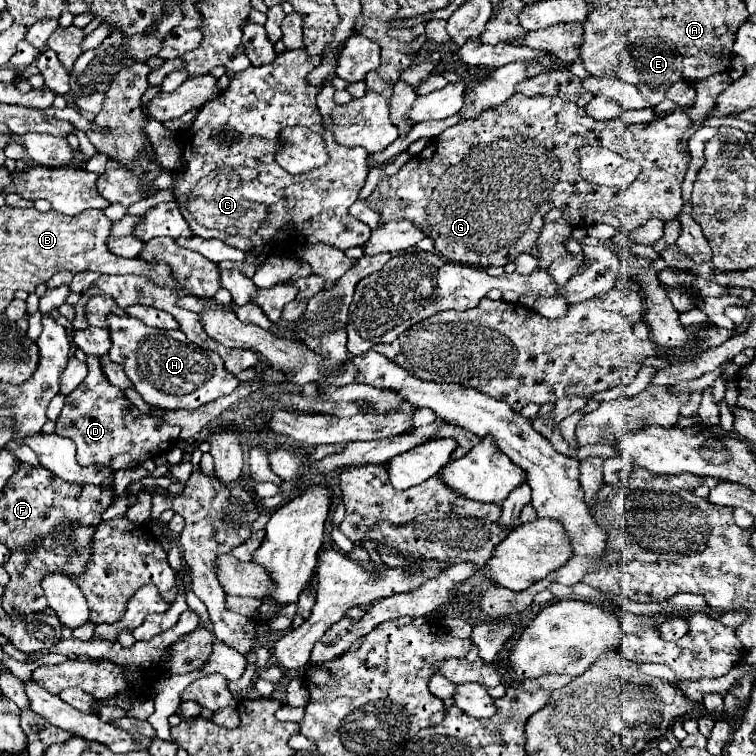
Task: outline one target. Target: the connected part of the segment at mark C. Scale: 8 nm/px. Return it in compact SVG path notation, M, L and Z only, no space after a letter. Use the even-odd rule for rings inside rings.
M299 48L299 50L287 50L279 54L267 66L259 66L259 68L249 66L247 70L231 78L231 84L221 94L221 98L201 106L193 124L185 132L181 132L179 138L181 138L183 160L185 160L183 170L179 170L179 174L167 174L167 170L161 168L161 174L149 182L149 190L157 192L157 190L171 188L175 194L175 202L179 204L181 214L185 216L193 234L201 238L211 238L213 234L231 247L244 252L259 248L263 250L263 254L271 254L273 247L284 244L287 238L299 238L303 246L315 246L323 242L337 250L347 250L351 246L361 246L367 242L371 228L359 222L355 216L351 216L349 206L359 198L359 192L371 170L369 166L371 154L365 148L347 148L337 144L333 132L323 128L323 118L315 104L315 98L321 92L321 88L311 86L307 82L307 74L313 68L317 68L319 62L321 56L311 56L307 54L305 48ZM293 124L307 126L312 131L323 134L331 156L329 164L303 176L293 176L289 172L283 172L283 168L273 158L277 146L277 134L285 126L293 126Z

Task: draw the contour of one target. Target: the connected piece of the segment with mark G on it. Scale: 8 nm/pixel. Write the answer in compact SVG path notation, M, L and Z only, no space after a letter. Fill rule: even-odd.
M513 94L503 106L485 110L483 116L463 120L437 138L431 138L425 150L413 156L399 168L397 174L385 176L381 184L369 196L369 206L381 212L381 224L391 220L415 222L435 244L435 250L449 262L469 264L477 268L507 266L519 254L531 252L535 240L543 228L543 216L551 208L559 208L563 218L575 228L587 228L603 222L613 224L619 232L629 234L649 218L663 222L675 218L681 212L681 182L691 162L691 154L683 150L681 136L691 130L693 120L687 108L677 108L649 124L627 124L623 118L595 120L585 114L585 108L557 98L557 96L523 96ZM585 144L603 144L621 156L627 156L641 164L637 180L619 192L611 188L597 188L579 178L579 150Z

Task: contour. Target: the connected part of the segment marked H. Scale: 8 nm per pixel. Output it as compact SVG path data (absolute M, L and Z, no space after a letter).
M113 314L107 316L107 322L113 342L109 358L123 366L135 390L151 406L165 410L195 410L207 402L231 394L239 386L239 380L225 370L223 360L217 352L203 350L197 344L187 342L187 336L181 330L151 328L131 316Z

